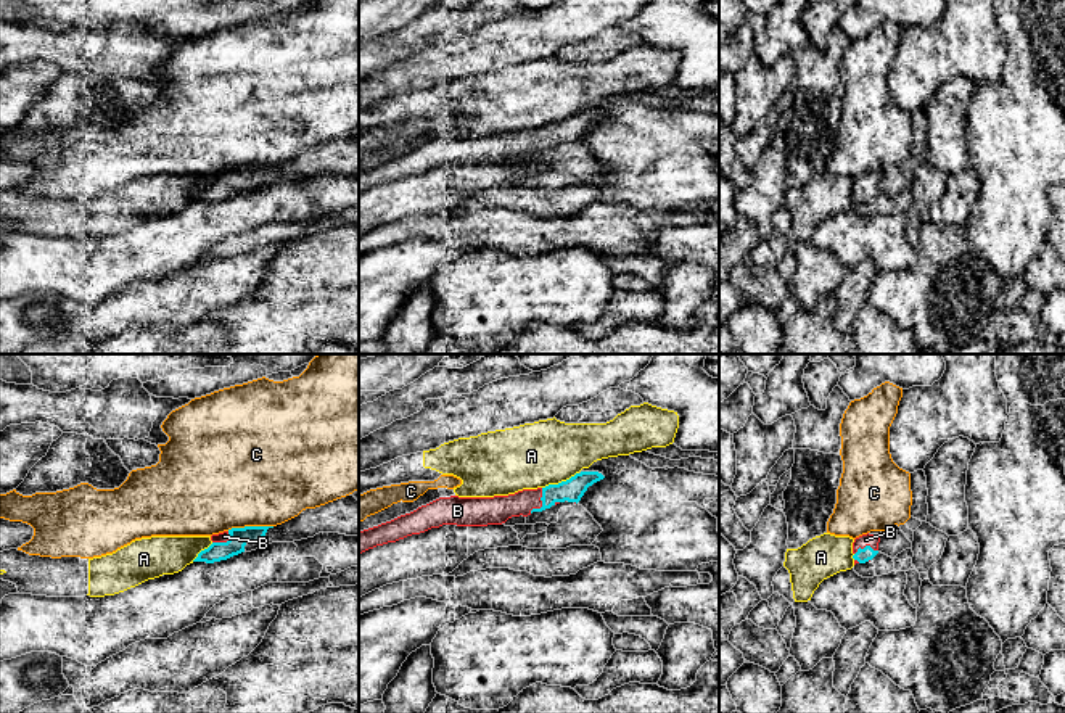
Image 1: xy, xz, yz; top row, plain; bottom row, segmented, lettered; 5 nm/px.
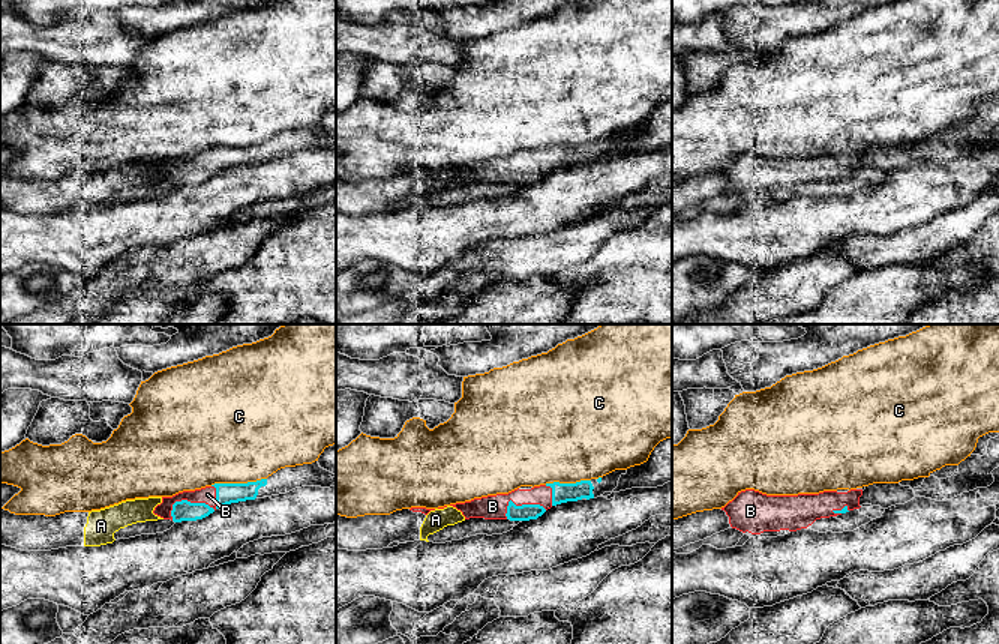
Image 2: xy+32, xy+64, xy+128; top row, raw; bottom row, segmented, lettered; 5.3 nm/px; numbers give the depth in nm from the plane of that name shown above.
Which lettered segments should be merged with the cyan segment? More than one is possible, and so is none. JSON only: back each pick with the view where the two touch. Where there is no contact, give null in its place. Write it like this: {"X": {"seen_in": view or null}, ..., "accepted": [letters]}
{"B": {"seen_in": "xz"}, "accepted": ["B"]}

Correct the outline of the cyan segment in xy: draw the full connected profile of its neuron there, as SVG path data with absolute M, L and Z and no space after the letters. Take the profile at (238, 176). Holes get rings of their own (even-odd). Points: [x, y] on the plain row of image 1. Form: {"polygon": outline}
{"polygon": "M346 135L315 148L306 148L277 166L245 166L212 174L212 183L193 201L214 203L272 182L301 180L319 172L359 175L359 140Z"}

